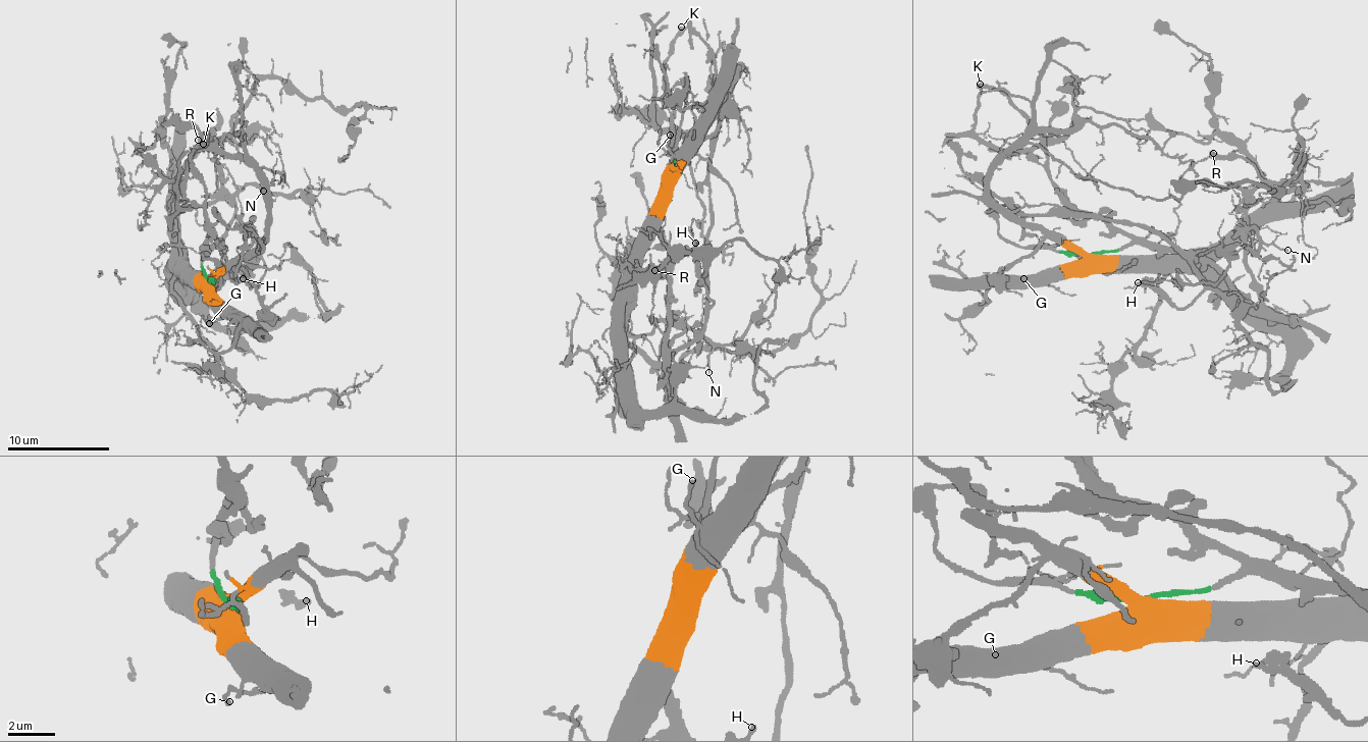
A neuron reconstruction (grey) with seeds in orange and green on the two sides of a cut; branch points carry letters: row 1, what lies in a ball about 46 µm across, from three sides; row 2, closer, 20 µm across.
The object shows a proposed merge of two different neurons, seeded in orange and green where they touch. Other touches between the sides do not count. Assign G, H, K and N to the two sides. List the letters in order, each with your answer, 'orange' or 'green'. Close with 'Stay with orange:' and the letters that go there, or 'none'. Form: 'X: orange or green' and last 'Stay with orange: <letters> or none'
G: orange
H: green
K: green
N: orange
Stay with orange: G, N

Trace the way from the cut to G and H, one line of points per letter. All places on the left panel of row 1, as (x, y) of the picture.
G: (209, 277), (210, 322)
H: (209, 277), (202, 257), (217, 236), (230, 276), (240, 277), (261, 257), (265, 272), (256, 287), (243, 278)

